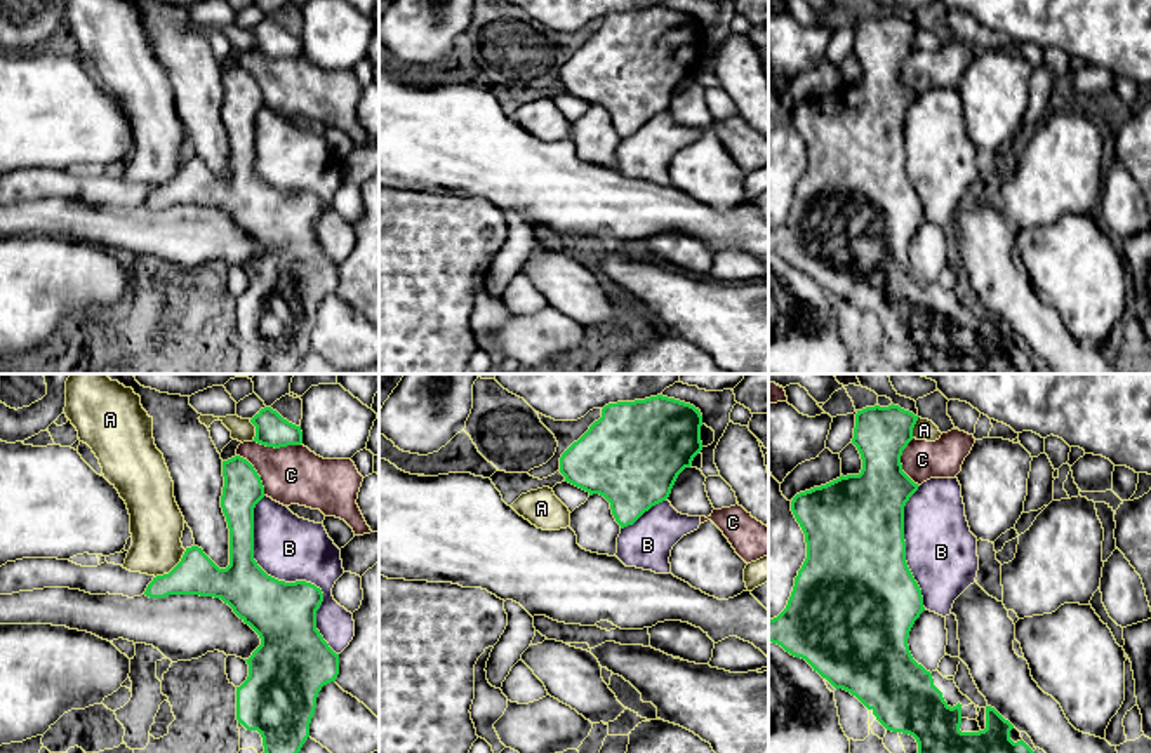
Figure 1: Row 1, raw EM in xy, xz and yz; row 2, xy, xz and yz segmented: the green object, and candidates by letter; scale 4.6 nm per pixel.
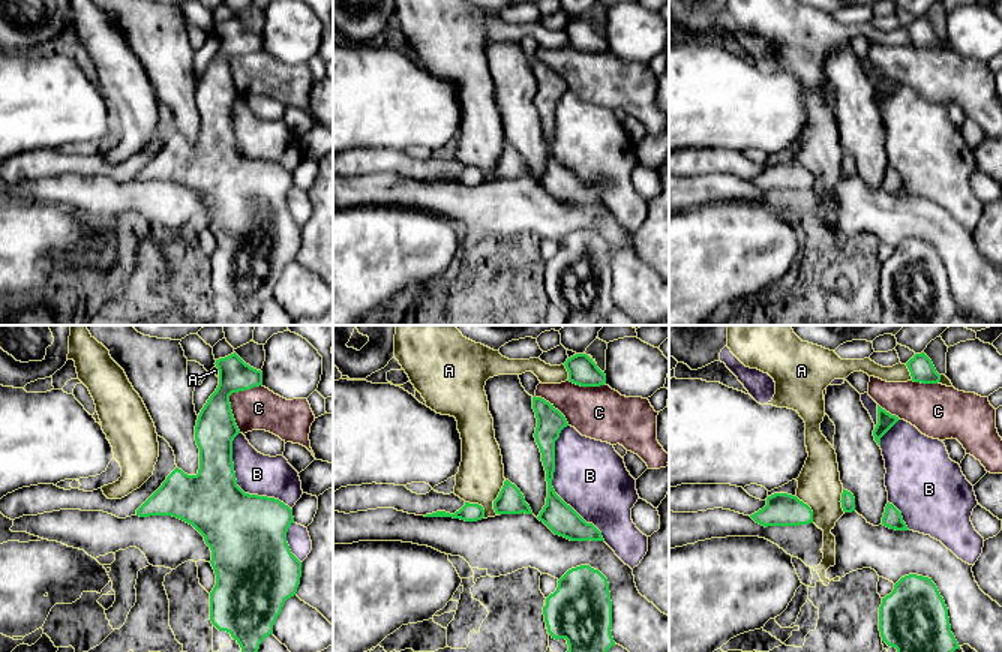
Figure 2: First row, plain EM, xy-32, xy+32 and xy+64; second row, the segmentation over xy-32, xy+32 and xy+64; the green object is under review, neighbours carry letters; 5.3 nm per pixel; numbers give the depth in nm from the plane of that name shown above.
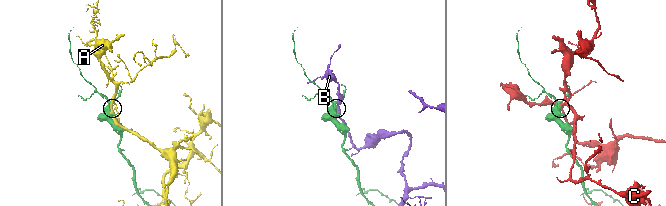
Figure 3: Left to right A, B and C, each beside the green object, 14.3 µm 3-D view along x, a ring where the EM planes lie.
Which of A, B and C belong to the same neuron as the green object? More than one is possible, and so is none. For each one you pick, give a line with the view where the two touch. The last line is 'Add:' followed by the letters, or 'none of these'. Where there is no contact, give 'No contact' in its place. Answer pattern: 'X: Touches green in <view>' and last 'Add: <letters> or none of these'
B: Touches green in xy
Add: B

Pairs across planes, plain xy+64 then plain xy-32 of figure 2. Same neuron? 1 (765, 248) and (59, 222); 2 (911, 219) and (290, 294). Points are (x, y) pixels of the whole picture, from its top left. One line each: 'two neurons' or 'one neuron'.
1: one neuron
2: one neuron

